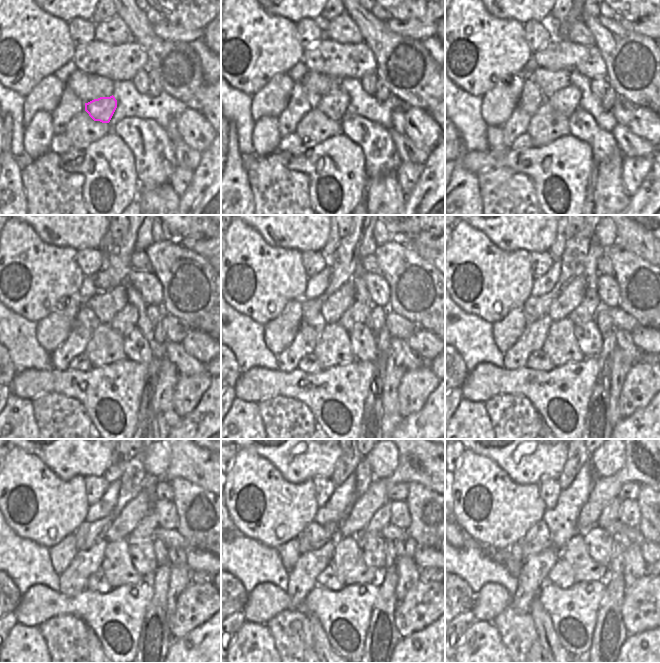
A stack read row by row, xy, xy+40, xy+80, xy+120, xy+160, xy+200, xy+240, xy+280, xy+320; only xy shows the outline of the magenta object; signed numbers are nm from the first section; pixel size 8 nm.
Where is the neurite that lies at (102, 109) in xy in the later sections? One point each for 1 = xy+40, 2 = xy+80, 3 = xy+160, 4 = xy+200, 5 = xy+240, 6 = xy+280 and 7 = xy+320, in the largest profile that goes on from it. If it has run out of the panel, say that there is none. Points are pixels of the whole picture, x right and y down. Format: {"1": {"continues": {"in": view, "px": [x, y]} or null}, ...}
{"1": {"continues": {"in": "xy+40", "px": [334, 105]}}, "2": {"continues": {"in": "xy+80", "px": [565, 101]}}, "3": {"continues": {"in": "xy+160", "px": [357, 313]}}, "4": {"continues": {"in": "xy+200", "px": [591, 304]}}, "5": {"continues": {"in": "xy+240", "px": [144, 530]}}, "6": {"continues": {"in": "xy+280", "px": [381, 518]}}, "7": {"continues": {"in": "xy+320", "px": [609, 514]}}}

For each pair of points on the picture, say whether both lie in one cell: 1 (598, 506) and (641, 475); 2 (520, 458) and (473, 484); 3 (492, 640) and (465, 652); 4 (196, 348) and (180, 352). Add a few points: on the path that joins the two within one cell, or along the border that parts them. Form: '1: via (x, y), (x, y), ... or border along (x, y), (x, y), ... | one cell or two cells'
1: via (605, 494), (623, 476), (629, 475) | one cell
2: border along (482, 455), (490, 458), (514, 482), (519, 484) | two cells
3: via (482, 632), (474, 630), (465, 642) | one cell
4: border along (182, 343), (183, 347), (192, 356), (204, 364) | two cells

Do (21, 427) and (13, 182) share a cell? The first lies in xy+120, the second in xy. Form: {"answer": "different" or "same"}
{"answer": "same"}

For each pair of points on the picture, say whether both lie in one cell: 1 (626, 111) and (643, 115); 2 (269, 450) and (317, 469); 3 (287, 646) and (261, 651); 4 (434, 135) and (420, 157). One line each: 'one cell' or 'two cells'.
1: two cells
2: one cell
3: two cells
4: two cells

